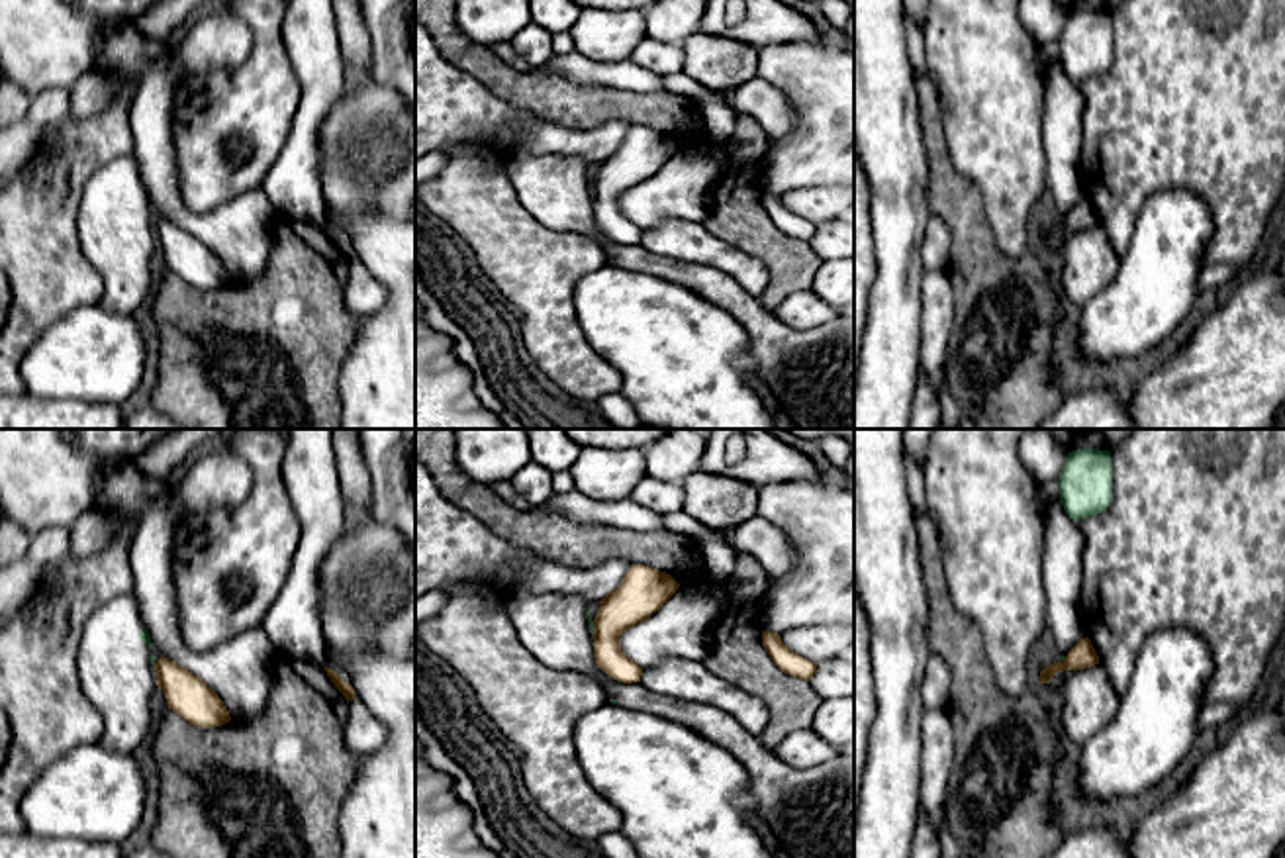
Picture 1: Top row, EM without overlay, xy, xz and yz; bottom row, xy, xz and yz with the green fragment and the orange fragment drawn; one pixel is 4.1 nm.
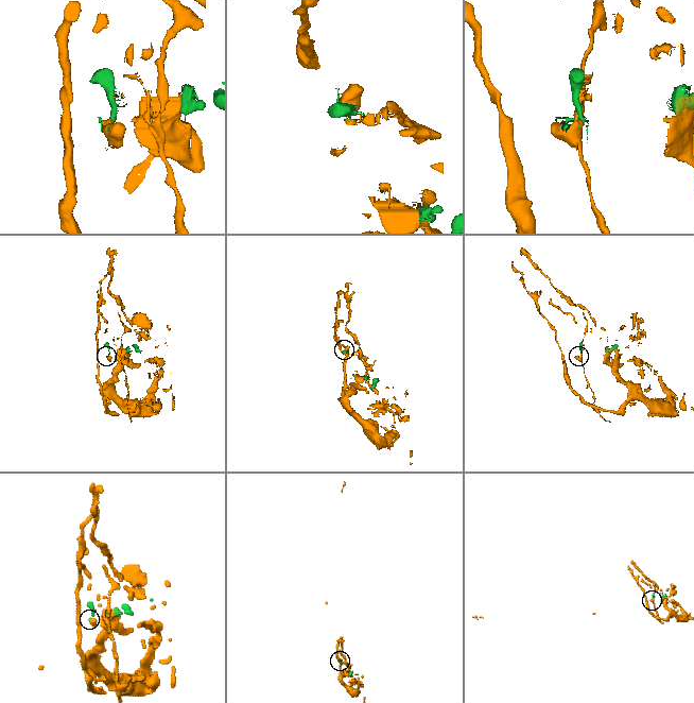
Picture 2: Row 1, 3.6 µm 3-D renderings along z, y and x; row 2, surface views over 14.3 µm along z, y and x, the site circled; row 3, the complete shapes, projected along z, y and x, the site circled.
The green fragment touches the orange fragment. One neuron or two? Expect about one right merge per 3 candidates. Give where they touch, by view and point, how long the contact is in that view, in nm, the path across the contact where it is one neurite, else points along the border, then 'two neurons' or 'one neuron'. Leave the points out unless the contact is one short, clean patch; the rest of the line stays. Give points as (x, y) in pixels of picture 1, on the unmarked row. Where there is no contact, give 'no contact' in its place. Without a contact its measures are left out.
xz (592, 189) | 50 nm | two neurons

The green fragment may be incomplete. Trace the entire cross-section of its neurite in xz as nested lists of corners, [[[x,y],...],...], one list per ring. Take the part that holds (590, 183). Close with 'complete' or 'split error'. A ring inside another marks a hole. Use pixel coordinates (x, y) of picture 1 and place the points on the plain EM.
[[[548,153],[505,155],[503,161],[519,202],[545,227],[584,233],[605,249],[611,264],[684,284],[727,310],[748,333],[746,368],[768,382],[797,429],[854,429],[854,311],[838,313],[836,319],[813,329],[795,329],[715,266],[662,257],[641,243],[623,245],[609,239],[594,219],[594,182],[586,159]]] | split error

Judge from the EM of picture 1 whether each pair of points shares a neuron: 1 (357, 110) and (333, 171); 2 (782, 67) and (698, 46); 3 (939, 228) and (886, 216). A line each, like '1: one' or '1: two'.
1: one
2: two
3: two

